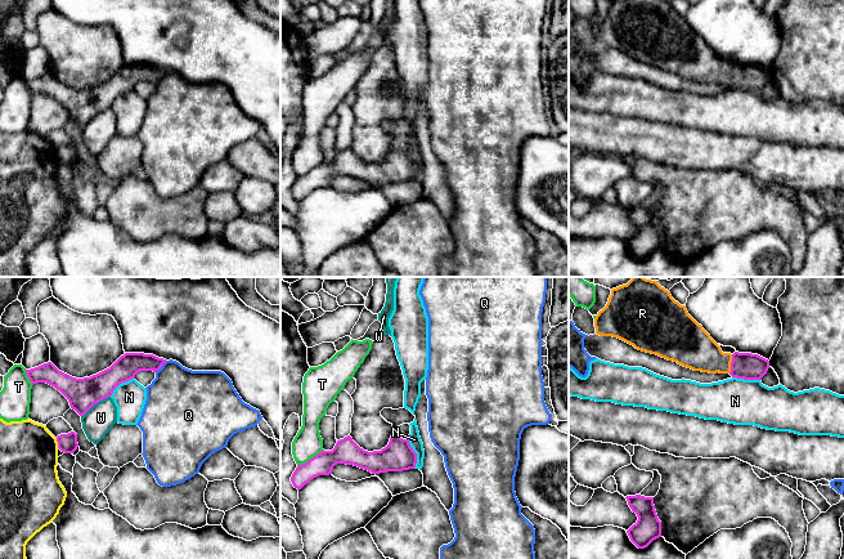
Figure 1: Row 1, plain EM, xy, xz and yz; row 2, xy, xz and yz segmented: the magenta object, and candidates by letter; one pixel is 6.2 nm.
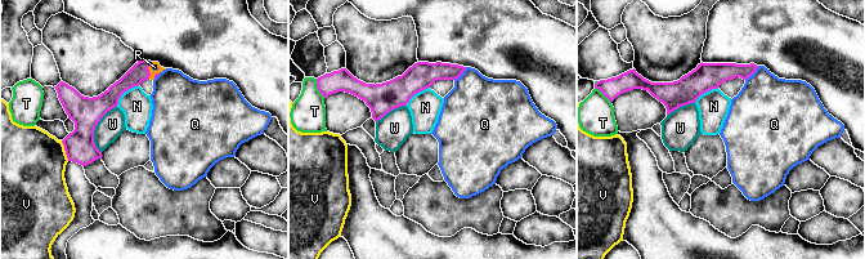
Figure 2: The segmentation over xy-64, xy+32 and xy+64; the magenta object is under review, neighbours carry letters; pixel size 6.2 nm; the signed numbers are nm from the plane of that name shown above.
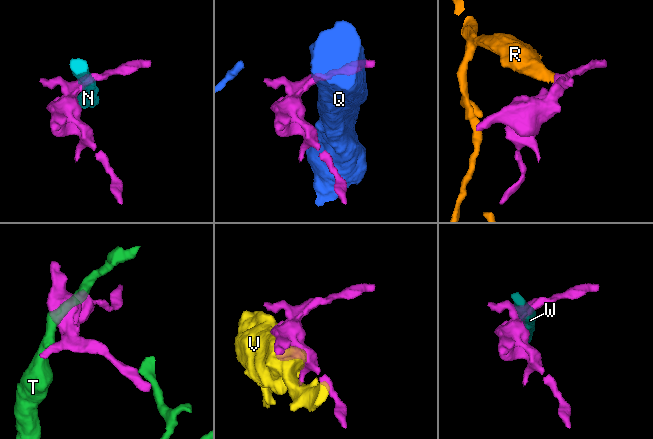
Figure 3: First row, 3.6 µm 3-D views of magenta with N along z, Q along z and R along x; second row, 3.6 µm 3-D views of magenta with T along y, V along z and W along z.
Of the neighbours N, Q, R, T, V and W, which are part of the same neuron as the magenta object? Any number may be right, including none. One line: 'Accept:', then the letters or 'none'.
Accept: R

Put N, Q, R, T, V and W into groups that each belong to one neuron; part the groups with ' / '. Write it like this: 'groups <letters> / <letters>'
groups N / Q / R / T / V / W

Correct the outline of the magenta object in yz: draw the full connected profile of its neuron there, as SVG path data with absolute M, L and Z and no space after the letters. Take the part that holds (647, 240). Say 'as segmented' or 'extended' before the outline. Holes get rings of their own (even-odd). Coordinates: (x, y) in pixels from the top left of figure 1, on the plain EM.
as segmented; M636 206L625 210L632 223L638 228L637 234L627 245L638 260L645 260L654 251L661 249L661 233L655 222L654 209Z

